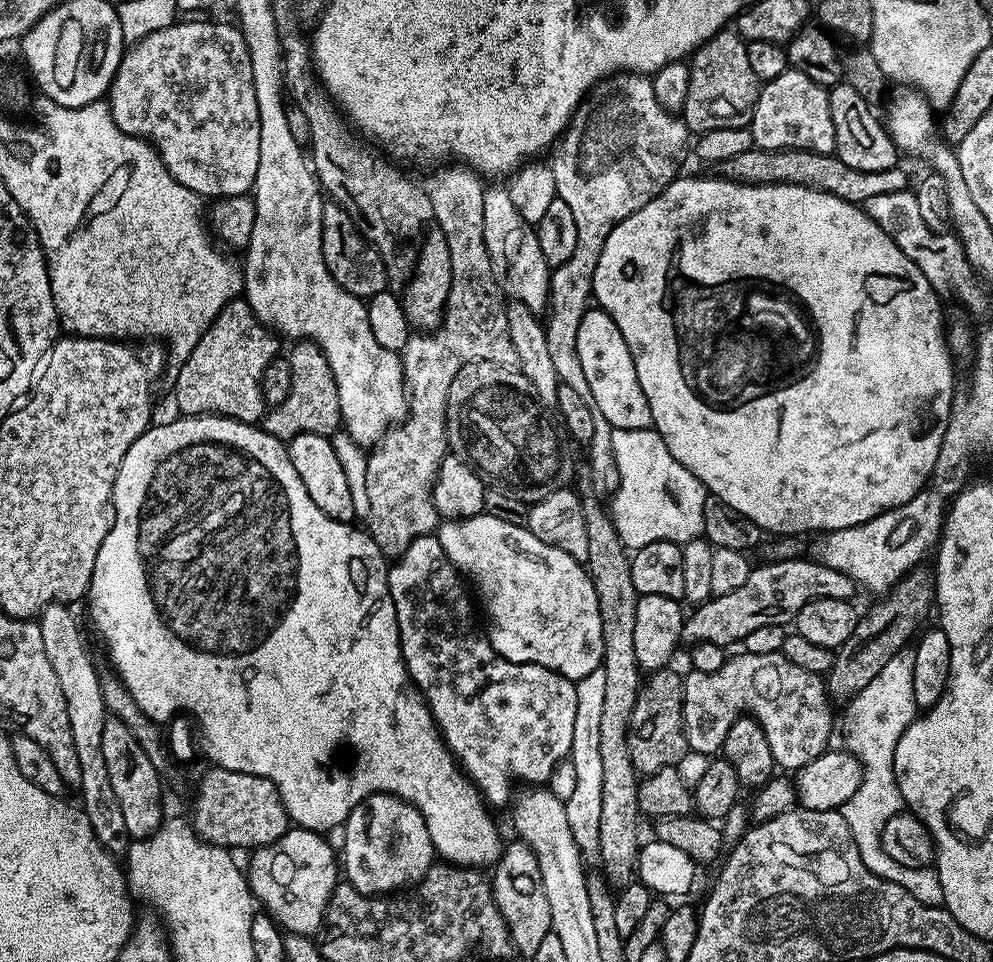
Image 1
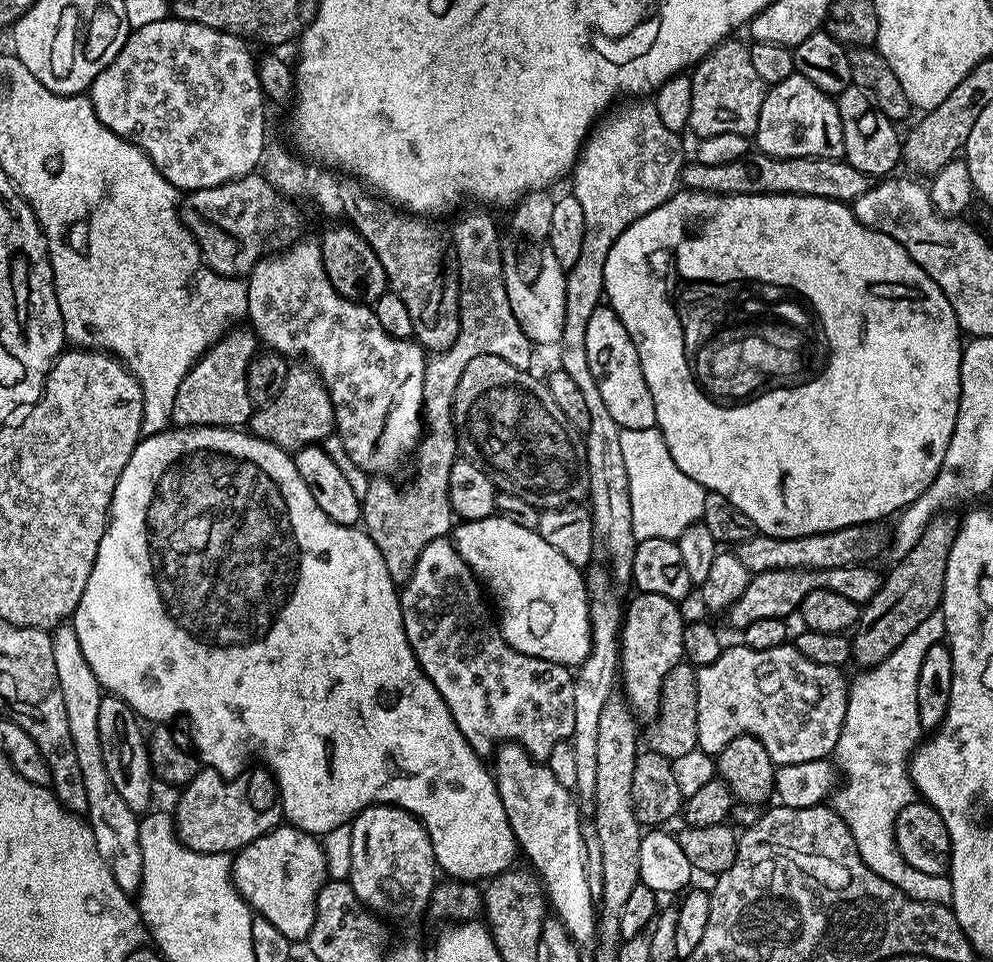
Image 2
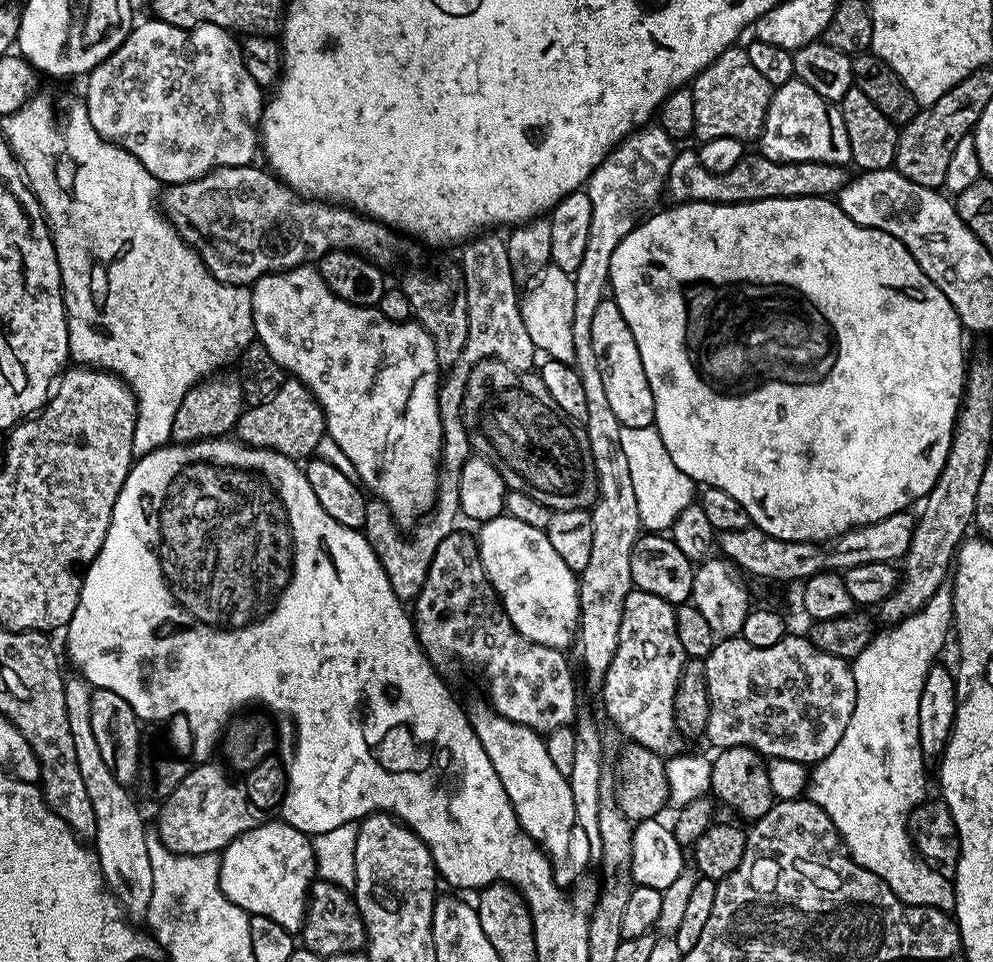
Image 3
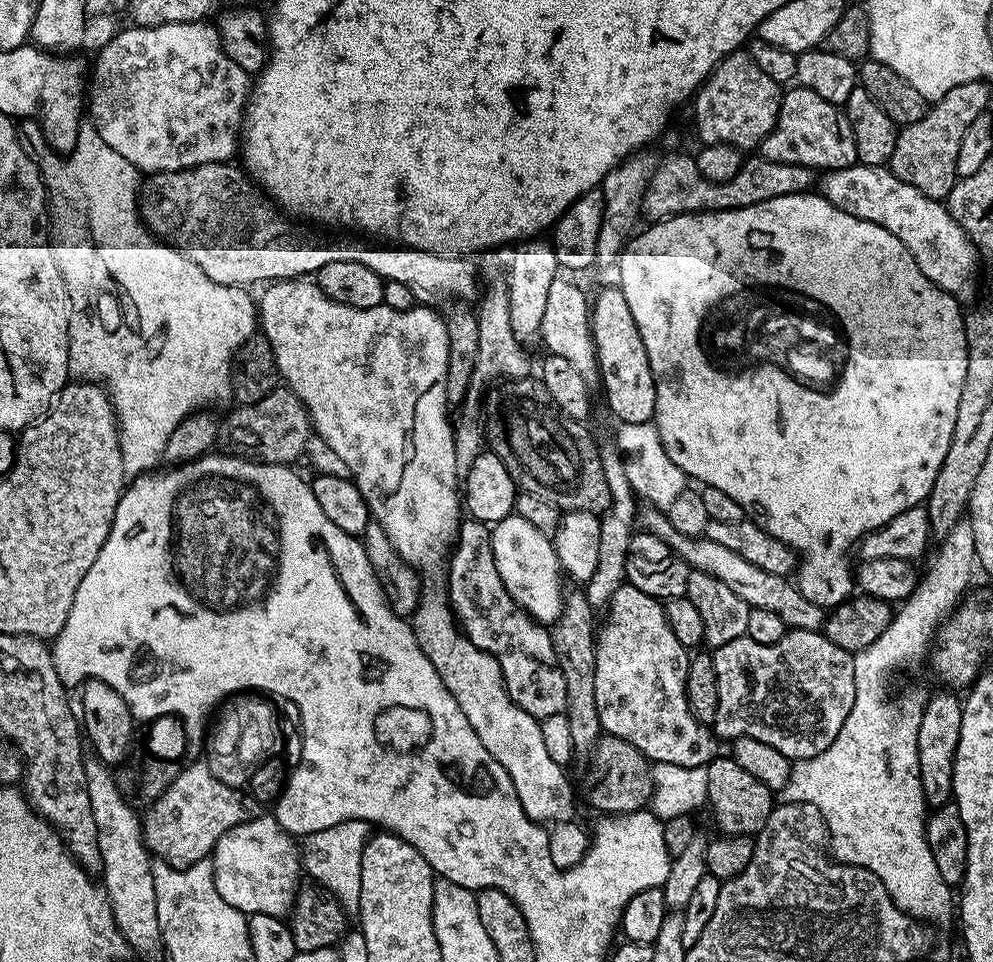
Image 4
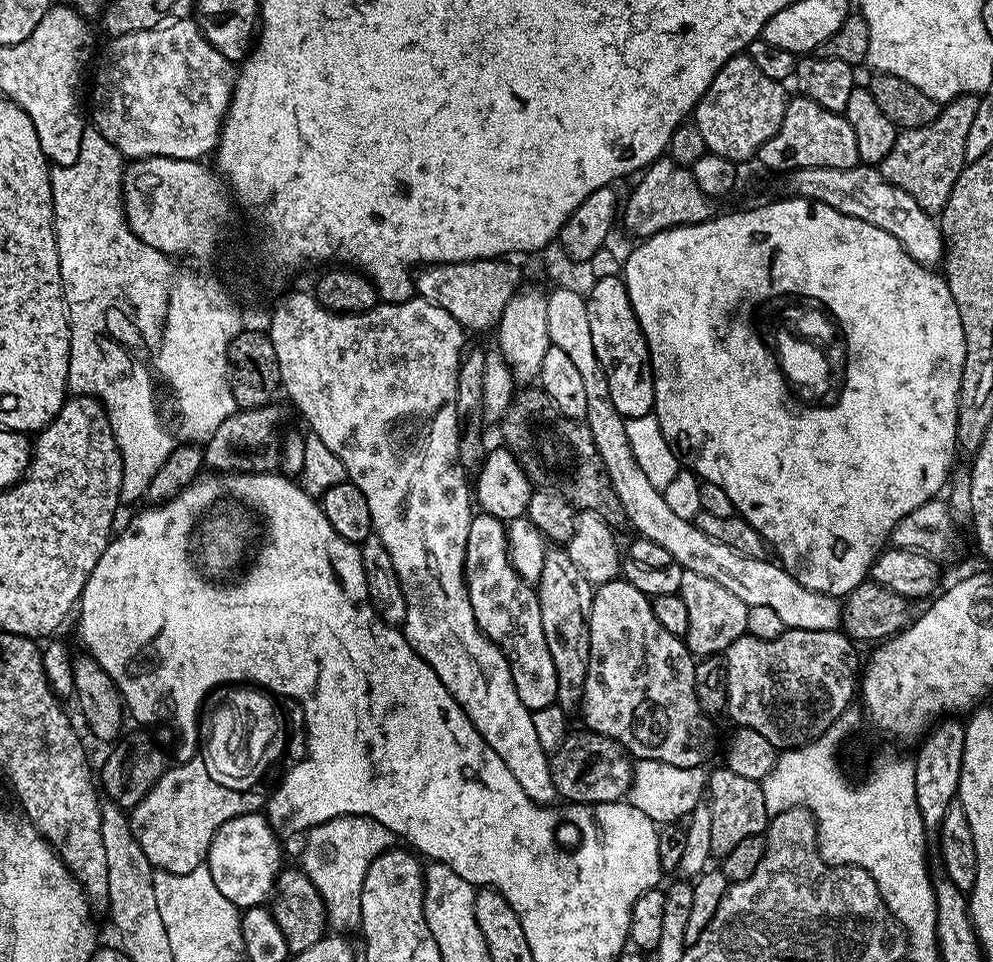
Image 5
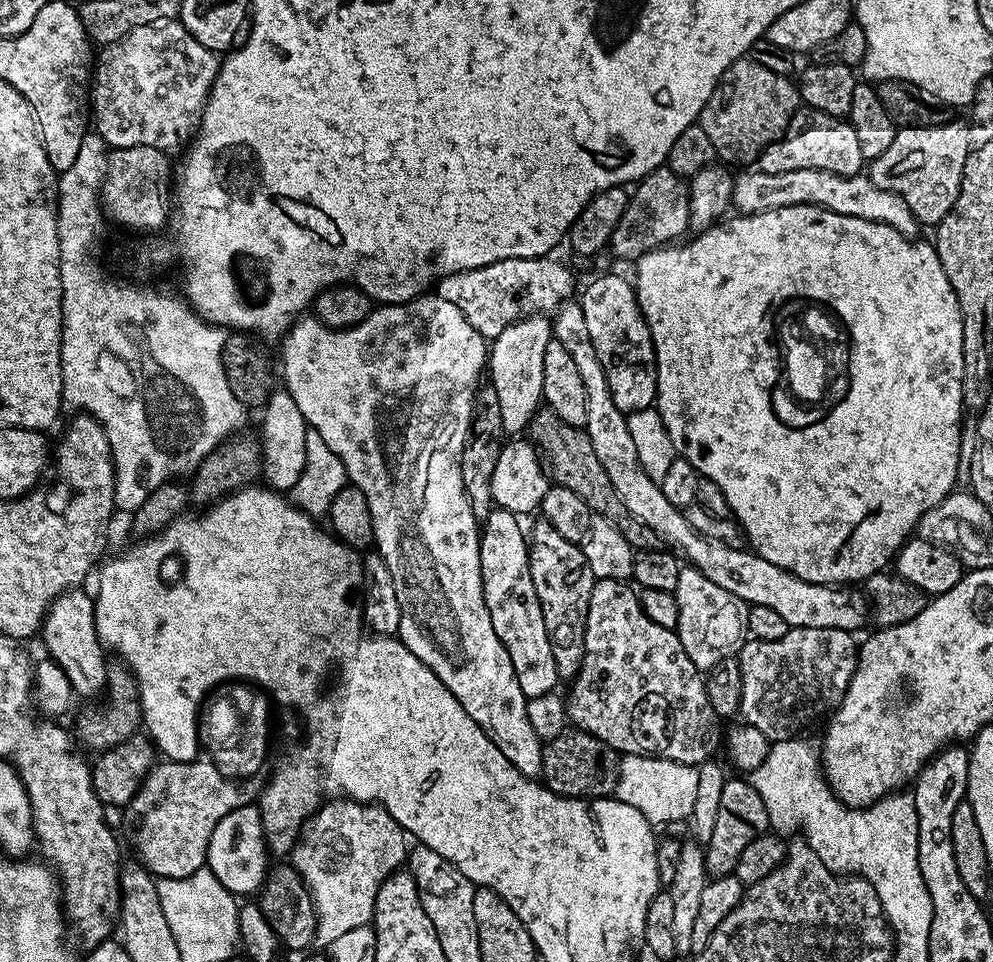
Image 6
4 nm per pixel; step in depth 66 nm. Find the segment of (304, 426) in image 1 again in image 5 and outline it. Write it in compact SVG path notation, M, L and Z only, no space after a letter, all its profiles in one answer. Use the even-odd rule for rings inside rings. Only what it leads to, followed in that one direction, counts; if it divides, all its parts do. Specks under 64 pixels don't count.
M279 403L233 412L203 445L204 468L212 472L276 472L280 468L280 446L284 412Z

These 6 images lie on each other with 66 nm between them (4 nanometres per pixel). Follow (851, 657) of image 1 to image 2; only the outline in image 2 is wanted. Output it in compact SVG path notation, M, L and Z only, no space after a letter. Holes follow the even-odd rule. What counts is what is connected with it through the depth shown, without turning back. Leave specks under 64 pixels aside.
M944 510L932 517L918 542L899 557L900 561L883 577L878 594L863 605L860 619L851 633L851 663L861 664L861 669L873 668L894 651L906 634L918 630L926 618L930 618L940 607L946 582L946 562L950 558L950 546L960 529L961 517L952 510Z

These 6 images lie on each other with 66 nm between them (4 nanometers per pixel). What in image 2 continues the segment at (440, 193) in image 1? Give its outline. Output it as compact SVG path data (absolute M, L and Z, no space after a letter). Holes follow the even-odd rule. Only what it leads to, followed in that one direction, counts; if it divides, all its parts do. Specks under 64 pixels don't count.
M468 212L450 228L450 235L460 267L460 333L454 346L435 353L426 366L422 413L426 435L414 453L416 481L399 488L394 481L388 480L392 478L372 478L362 489L363 531L368 533L374 546L378 546L378 554L382 554L386 570L390 570L390 578L397 582L410 578L427 544L439 536L448 536L454 528L454 513L448 500L450 470L458 459L452 407L462 370L466 370L470 358L478 358L478 354L494 354L515 368L528 370L533 367L534 345L510 310L504 285L504 256L496 245L500 236L495 222L484 212Z

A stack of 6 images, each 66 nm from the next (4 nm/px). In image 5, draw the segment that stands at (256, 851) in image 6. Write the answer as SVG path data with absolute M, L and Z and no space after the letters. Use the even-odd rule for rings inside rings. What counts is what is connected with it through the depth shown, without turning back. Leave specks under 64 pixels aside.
M260 810L235 816L230 818L230 822L222 822L222 826L218 826L218 830L210 842L206 865L223 897L228 898L239 910L259 908L271 897L272 889L276 887L276 877L279 876L282 867L280 840L281 837L272 829L271 820Z

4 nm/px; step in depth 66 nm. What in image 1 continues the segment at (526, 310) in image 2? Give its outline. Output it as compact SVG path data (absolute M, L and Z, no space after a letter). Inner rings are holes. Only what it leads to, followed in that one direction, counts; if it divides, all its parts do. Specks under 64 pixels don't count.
M489 187L485 191L482 222L486 254L490 258L492 273L500 284L501 292L511 297L515 303L527 306L532 313L543 313L548 307L548 287L552 281L552 273L546 258L542 258L542 248L538 246L535 227L527 224L522 214L518 214L518 206L510 202L507 187Z

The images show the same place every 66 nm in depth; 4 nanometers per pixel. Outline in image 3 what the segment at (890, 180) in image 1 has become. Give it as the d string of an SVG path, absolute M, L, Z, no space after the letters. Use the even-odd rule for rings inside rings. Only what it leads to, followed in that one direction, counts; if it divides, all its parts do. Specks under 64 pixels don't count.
M684 150L677 151L674 162L670 166L670 174L668 175L668 182L666 185L667 195L672 195L671 198L677 204L688 204L691 200L697 200L698 202L710 202L711 204L745 204L746 202L758 202L759 200L773 200L774 198L806 198L807 196L823 196L825 198L835 197L836 193L842 190L842 186L848 183L850 176L841 165L827 164L826 162L774 162L770 158L761 156L759 154L745 154L745 156L736 163L730 170L725 172L711 172L706 170L706 166L702 166L699 155L695 151L684 152Z

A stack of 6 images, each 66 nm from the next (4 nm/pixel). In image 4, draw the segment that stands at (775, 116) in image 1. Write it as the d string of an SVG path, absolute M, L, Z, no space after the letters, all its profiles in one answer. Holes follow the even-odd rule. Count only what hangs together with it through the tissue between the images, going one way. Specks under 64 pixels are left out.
M799 86L789 87L781 95L780 117L774 130L770 130L767 138L760 143L758 152L770 162L801 164L813 170L848 168L857 163L854 130L850 130L848 117L837 105L814 94L814 90Z

